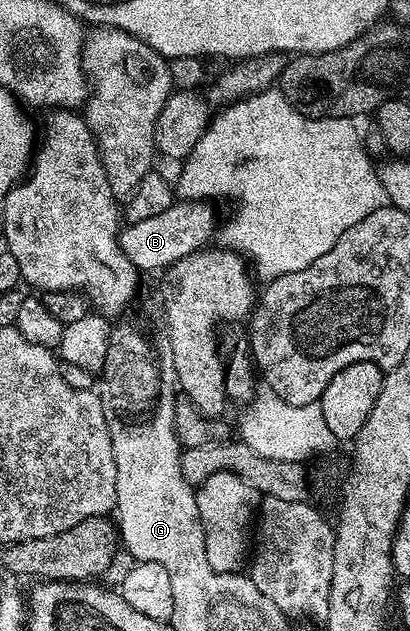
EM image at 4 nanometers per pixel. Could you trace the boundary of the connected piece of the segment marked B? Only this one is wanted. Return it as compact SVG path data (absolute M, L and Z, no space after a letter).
M178 200L164 212L160 212L160 216L123 225L118 243L124 256L128 256L128 260L132 260L132 264L140 272L169 270L182 258L203 249L213 234L215 237L216 222L214 226L214 210L210 206L213 205L206 200Z

